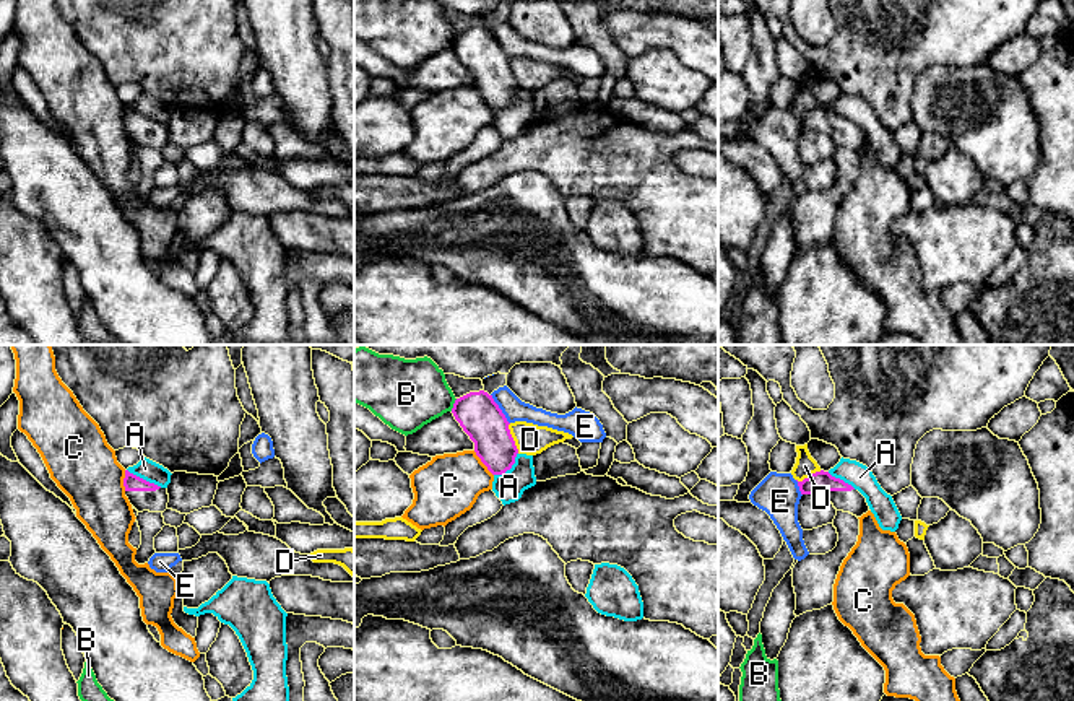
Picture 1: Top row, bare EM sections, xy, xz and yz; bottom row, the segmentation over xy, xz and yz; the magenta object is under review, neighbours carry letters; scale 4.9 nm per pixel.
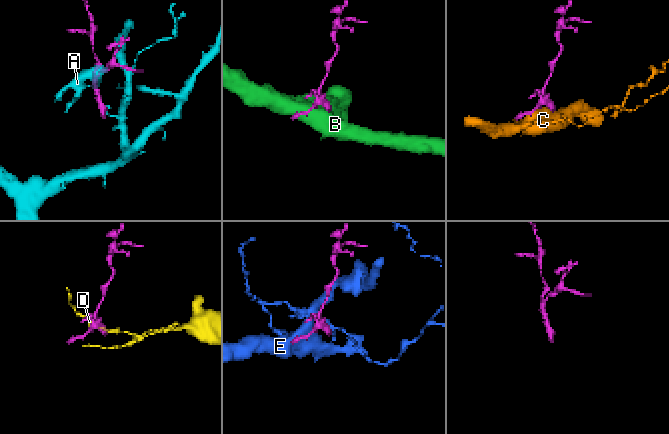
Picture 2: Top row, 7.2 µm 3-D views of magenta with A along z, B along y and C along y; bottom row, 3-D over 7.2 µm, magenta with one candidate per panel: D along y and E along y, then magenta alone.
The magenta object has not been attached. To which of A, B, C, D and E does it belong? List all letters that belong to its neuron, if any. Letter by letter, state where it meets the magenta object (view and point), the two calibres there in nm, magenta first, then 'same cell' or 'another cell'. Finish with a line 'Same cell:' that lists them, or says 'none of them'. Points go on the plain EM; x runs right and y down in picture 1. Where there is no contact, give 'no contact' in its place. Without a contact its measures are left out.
A: contact xy (145, 116); calibres 80 and 100 nm; another cell
B: contact xz (454, 41); calibres 200 and 320 nm; another cell
C: contact xz (483, 98); calibres 200 and 300 nm; another cell
D: contact xz (512, 74); calibres 200 and 150 nm; another cell
E: contact xz (499, 44); calibres 200 and 110 nm; another cell
Same cell: none of them

